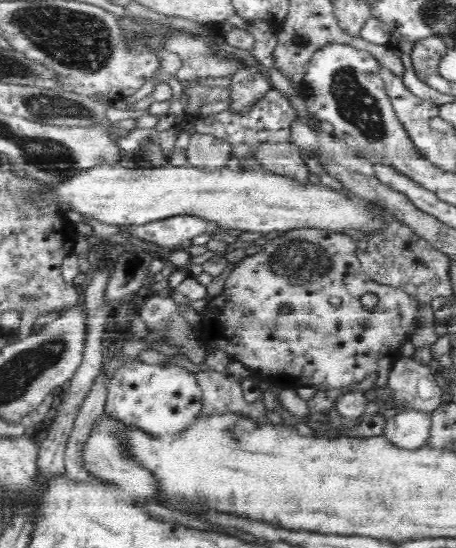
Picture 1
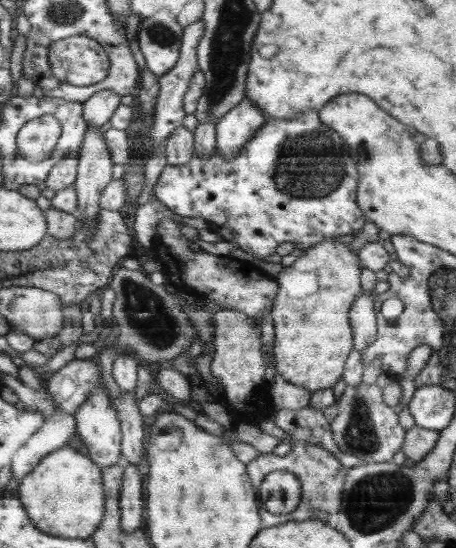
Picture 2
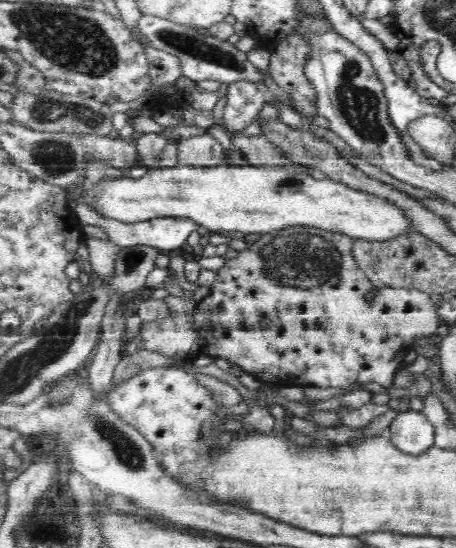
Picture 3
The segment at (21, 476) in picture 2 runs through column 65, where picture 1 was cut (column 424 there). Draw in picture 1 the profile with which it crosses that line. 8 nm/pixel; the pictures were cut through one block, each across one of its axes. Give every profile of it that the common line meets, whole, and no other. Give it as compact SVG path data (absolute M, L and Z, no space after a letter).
M404 409L386 420L383 435L398 448L418 449L428 444L431 426L431 413Z

